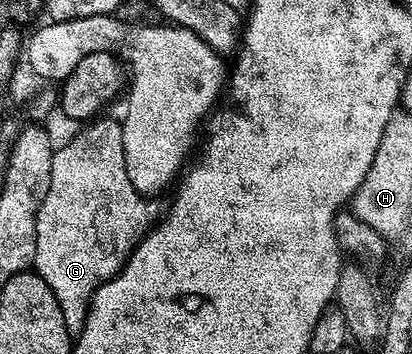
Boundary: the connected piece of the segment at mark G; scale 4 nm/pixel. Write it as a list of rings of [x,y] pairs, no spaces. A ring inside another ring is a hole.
[[[104,119],[90,122],[86,131],[79,132],[70,143],[65,143],[62,147],[60,144],[54,150],[51,185],[47,189],[47,197],[43,197],[43,205],[39,205],[35,221],[35,257],[32,270],[43,277],[51,293],[55,293],[59,309],[63,309],[63,321],[67,321],[67,329],[73,337],[81,334],[94,293],[114,275],[121,274],[125,262],[155,223],[153,211],[149,208],[150,200],[142,197],[127,177],[123,153],[123,133],[126,128],[113,119]]]

